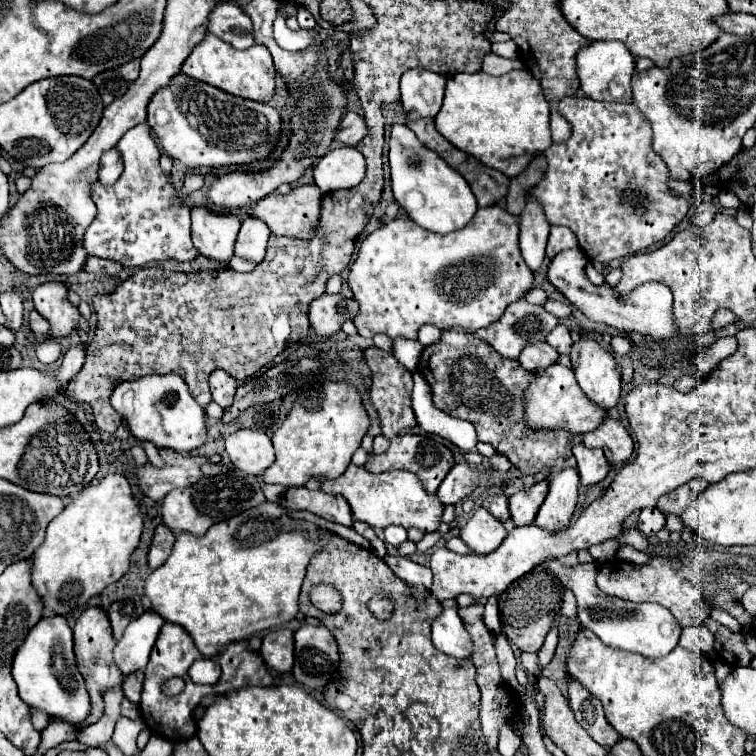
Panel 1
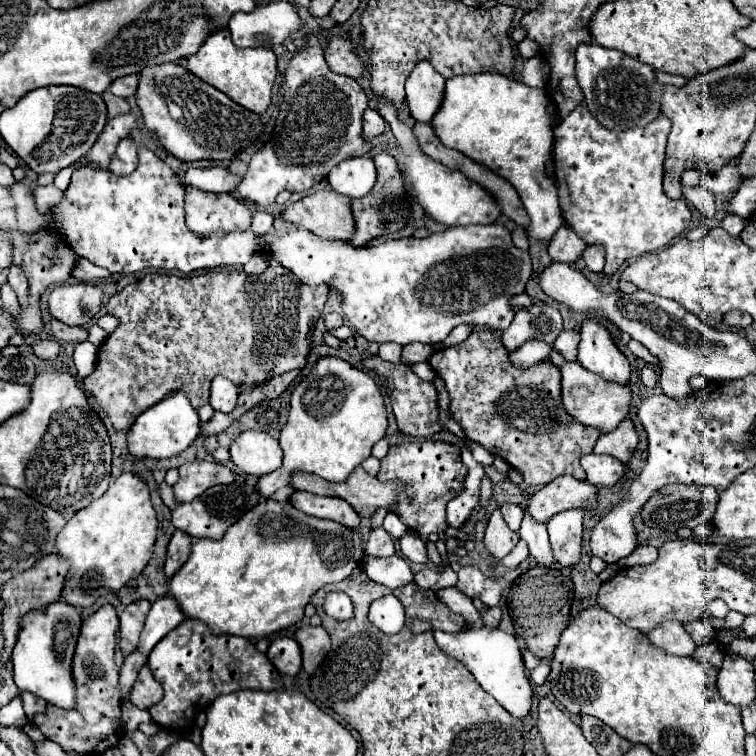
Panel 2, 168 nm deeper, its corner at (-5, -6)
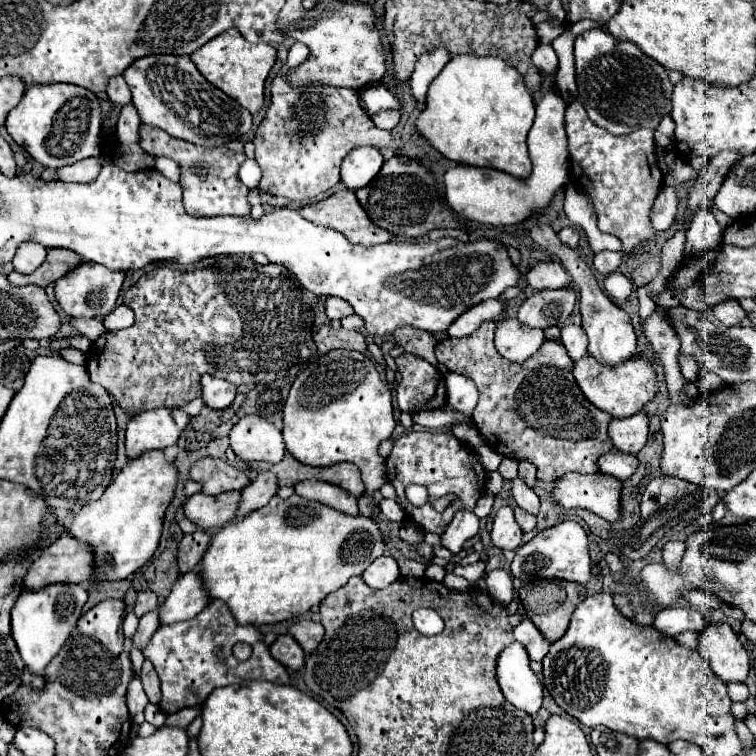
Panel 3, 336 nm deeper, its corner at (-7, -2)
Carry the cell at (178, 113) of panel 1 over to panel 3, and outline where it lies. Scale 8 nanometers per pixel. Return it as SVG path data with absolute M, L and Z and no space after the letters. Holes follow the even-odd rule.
M143 56L135 60L123 76L133 92L133 104L141 122L163 128L173 138L205 148L217 148L235 138L243 138L253 126L251 112L209 84L187 56Z

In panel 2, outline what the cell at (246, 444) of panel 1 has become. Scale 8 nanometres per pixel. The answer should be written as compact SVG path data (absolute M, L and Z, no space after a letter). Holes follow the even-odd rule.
M243 430L229 448L235 466L251 476L263 476L281 468L279 440L263 430Z

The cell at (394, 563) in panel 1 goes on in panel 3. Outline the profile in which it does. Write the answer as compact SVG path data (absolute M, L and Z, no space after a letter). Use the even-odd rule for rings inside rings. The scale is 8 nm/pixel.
M389 554L381 556L379 560L373 560L371 566L361 574L363 580L371 586L371 588L385 588L391 582L395 582L401 574L399 574L399 566L397 560L391 558Z

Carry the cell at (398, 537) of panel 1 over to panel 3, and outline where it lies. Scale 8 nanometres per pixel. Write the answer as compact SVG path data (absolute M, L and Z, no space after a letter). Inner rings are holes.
M381 500L379 508L381 508L381 514L383 514L387 520L397 522L397 524L403 524L403 520L405 520L405 510L403 510L395 500Z

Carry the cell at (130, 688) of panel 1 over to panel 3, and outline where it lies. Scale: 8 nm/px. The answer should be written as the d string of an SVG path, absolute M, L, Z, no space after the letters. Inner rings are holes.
M149 660L143 662L141 680L143 680L143 688L145 688L145 694L147 694L149 702L157 704L161 700L161 686L159 686L159 676L157 676L157 672L155 672L155 668Z

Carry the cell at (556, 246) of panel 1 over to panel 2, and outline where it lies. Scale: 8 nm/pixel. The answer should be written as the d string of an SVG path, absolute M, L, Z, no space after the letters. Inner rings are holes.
M561 226L559 232L551 238L549 244L549 256L555 262L575 262L583 250L587 248L587 244L569 228L569 226Z

